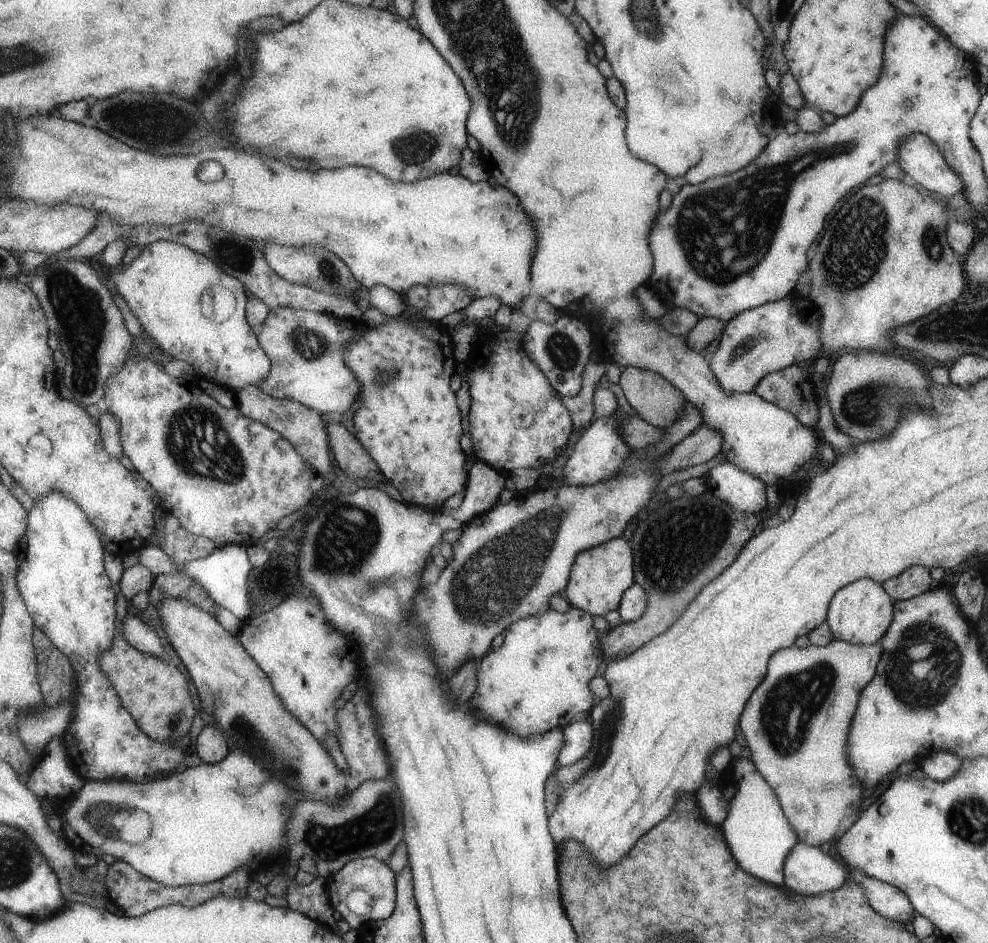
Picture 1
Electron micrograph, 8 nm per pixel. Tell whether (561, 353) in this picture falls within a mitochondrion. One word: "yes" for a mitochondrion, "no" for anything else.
yes

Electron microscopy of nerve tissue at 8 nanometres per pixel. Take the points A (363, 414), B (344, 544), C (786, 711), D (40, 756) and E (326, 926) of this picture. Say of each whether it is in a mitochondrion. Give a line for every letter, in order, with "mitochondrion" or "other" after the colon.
A: other
B: mitochondrion
C: mitochondrion
D: other
E: other

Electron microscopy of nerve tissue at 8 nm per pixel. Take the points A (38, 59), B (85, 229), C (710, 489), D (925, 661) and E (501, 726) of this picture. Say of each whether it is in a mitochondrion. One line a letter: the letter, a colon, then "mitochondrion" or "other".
A: mitochondrion
B: other
C: other
D: mitochondrion
E: other

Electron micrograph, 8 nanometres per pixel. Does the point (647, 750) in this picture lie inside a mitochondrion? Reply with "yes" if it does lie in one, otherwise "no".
no

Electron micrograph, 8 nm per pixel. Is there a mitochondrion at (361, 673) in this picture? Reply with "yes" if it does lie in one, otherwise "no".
no

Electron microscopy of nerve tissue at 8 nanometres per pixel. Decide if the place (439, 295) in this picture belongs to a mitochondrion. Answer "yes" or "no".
yes

